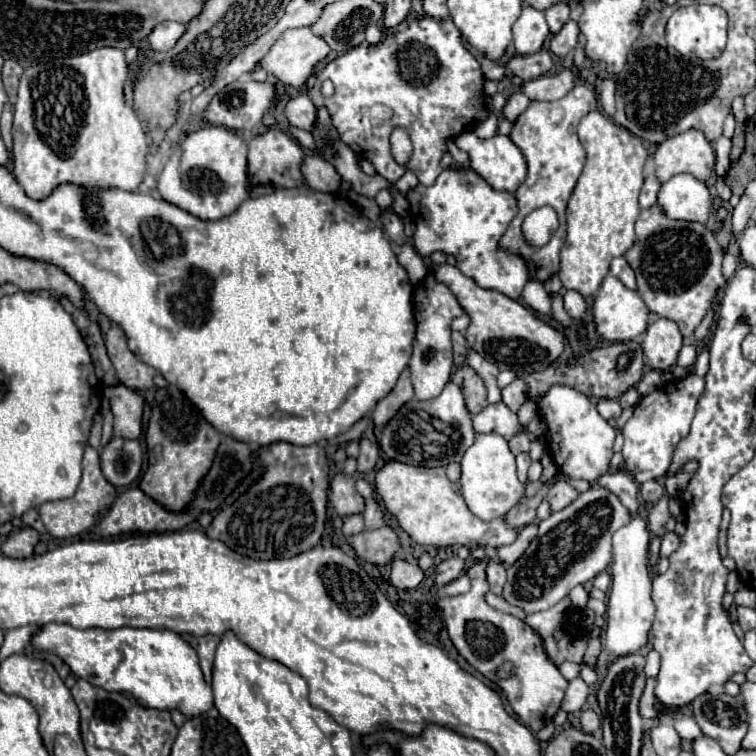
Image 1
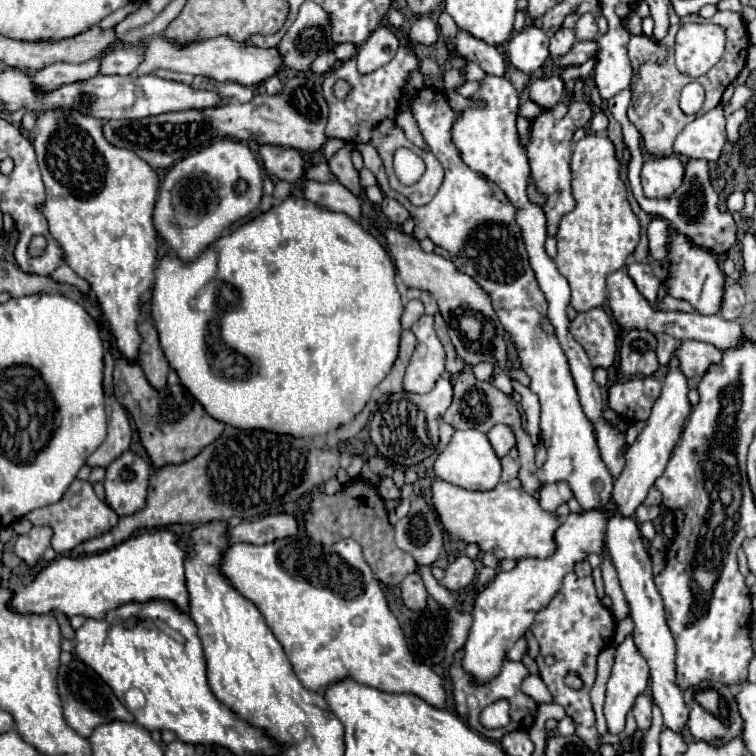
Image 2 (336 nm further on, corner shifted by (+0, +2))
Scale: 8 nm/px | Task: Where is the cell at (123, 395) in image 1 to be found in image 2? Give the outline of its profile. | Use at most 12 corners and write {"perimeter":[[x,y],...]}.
{"perimeter":[[105,400],[109,430],[87,466],[107,466],[131,444],[125,408]]}

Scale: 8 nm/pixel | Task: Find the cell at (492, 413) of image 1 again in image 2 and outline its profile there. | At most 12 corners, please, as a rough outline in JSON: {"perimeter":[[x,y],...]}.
{"perimeter":[[505,424],[487,432],[499,458],[515,446],[515,434]]}

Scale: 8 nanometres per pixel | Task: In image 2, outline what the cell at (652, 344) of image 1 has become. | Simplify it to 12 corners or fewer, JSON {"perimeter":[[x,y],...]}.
{"perimeter":[[685,340],[675,356],[687,378],[701,378],[723,352]]}

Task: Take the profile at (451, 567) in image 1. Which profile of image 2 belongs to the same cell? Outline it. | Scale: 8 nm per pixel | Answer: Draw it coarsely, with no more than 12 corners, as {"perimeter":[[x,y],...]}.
{"perimeter":[[467,556],[449,562],[441,584],[463,590],[475,578],[475,564]]}

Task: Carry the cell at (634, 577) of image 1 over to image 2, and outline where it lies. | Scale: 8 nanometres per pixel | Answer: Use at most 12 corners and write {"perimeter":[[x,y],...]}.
{"perimeter":[[633,638],[617,648],[603,714],[611,734],[649,684]]}

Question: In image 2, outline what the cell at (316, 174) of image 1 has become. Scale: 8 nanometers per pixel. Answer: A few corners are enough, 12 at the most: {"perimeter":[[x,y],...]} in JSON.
{"perimeter":[[261,144],[269,176],[291,184],[303,178],[303,158],[295,148]]}

